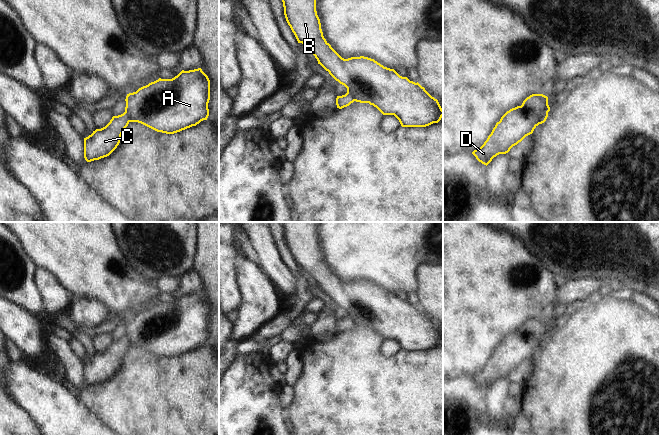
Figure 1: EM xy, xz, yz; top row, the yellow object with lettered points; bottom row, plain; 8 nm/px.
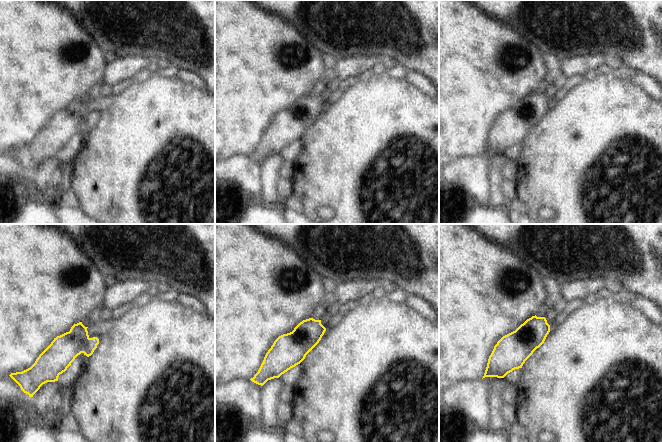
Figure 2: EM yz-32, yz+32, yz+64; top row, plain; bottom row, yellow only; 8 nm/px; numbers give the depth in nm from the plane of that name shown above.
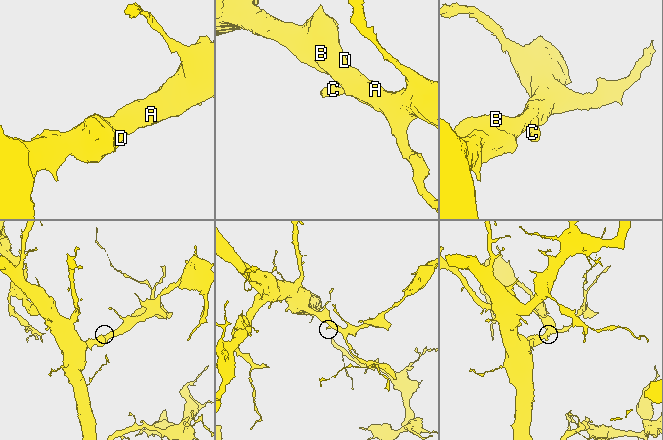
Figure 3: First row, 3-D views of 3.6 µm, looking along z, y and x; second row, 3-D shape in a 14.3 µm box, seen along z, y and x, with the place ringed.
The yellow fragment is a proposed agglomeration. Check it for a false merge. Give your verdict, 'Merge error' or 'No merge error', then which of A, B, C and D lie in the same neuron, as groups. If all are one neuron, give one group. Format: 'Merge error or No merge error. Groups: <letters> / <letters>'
Merge error. Groups: A B D / C.

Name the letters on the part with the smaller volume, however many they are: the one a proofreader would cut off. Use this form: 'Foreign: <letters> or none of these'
Foreign: C

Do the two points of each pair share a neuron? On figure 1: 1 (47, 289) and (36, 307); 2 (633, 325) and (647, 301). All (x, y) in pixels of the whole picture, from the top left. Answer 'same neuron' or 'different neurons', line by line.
1: different neurons
2: different neurons

